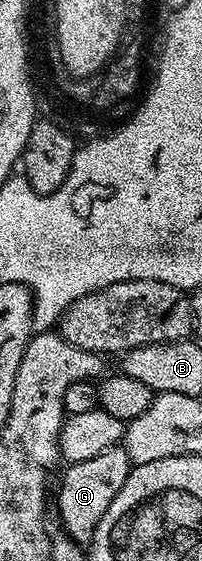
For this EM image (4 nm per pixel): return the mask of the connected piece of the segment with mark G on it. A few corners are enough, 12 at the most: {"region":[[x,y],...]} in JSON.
{"region":[[116,444],[67,464],[57,516],[89,543],[132,462]]}

